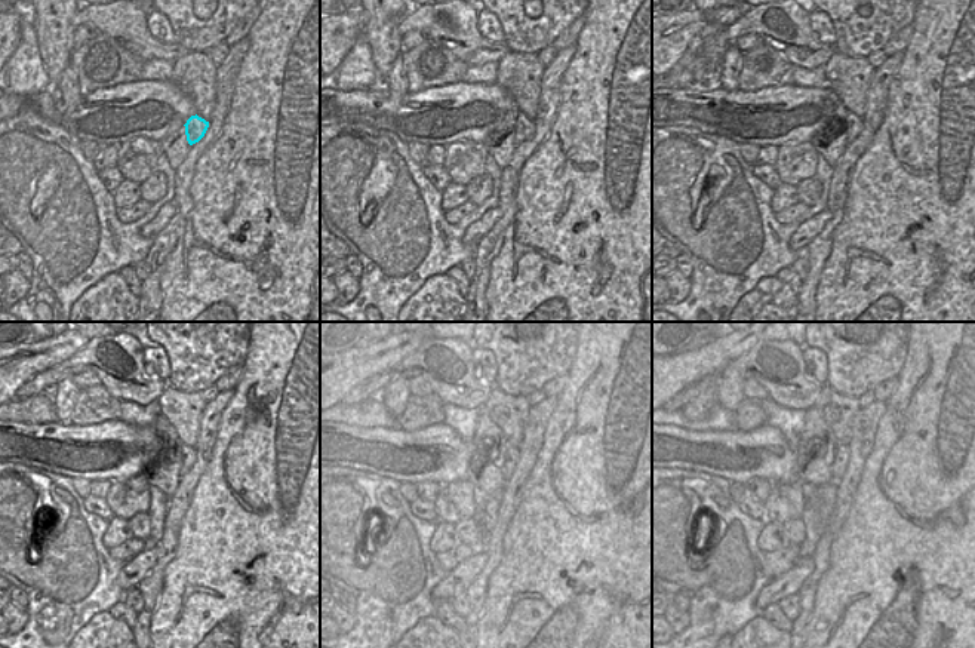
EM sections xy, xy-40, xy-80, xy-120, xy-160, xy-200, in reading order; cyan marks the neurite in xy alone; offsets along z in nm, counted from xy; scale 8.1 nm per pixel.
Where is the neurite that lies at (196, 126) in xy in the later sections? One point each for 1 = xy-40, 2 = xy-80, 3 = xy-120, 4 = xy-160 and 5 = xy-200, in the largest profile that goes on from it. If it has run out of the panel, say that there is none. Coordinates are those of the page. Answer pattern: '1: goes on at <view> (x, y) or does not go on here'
1: goes on at xy-40 (523, 126)
2: goes on at xy-80 (852, 125)
3: goes on at xy-120 (185, 454)
4: goes on at xy-160 (510, 458)
5: goes on at xy-200 (840, 454)

